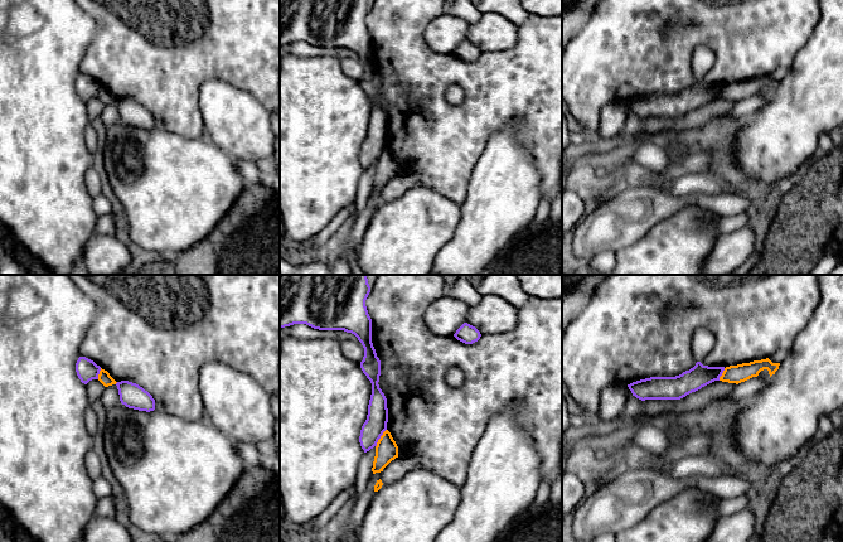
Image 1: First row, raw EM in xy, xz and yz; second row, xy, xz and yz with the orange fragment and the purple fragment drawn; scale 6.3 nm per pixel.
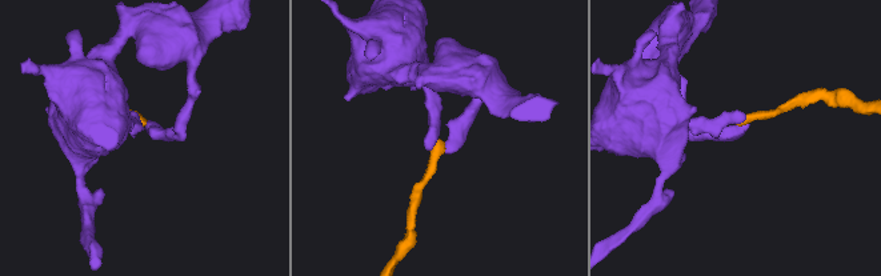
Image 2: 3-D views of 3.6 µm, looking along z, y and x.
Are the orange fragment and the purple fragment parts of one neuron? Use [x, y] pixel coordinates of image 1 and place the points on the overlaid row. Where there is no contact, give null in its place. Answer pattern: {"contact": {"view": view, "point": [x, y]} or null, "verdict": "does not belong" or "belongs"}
{"contact": {"view": "xz", "point": [381, 438]}, "verdict": "does not belong"}

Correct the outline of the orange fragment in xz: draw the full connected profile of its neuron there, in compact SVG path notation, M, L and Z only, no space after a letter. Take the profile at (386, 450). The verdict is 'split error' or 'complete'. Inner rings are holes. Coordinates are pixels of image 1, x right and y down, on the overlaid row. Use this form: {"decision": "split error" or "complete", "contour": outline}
{"decision": "complete", "contour": "M386 430L376 446L376 456L372 468L373 474L383 471L396 458L398 458L398 446L391 432Z"}

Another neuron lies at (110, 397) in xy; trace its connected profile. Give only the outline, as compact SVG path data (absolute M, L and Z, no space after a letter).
M116 384L105 387L101 401L106 410L121 403L120 395Z

